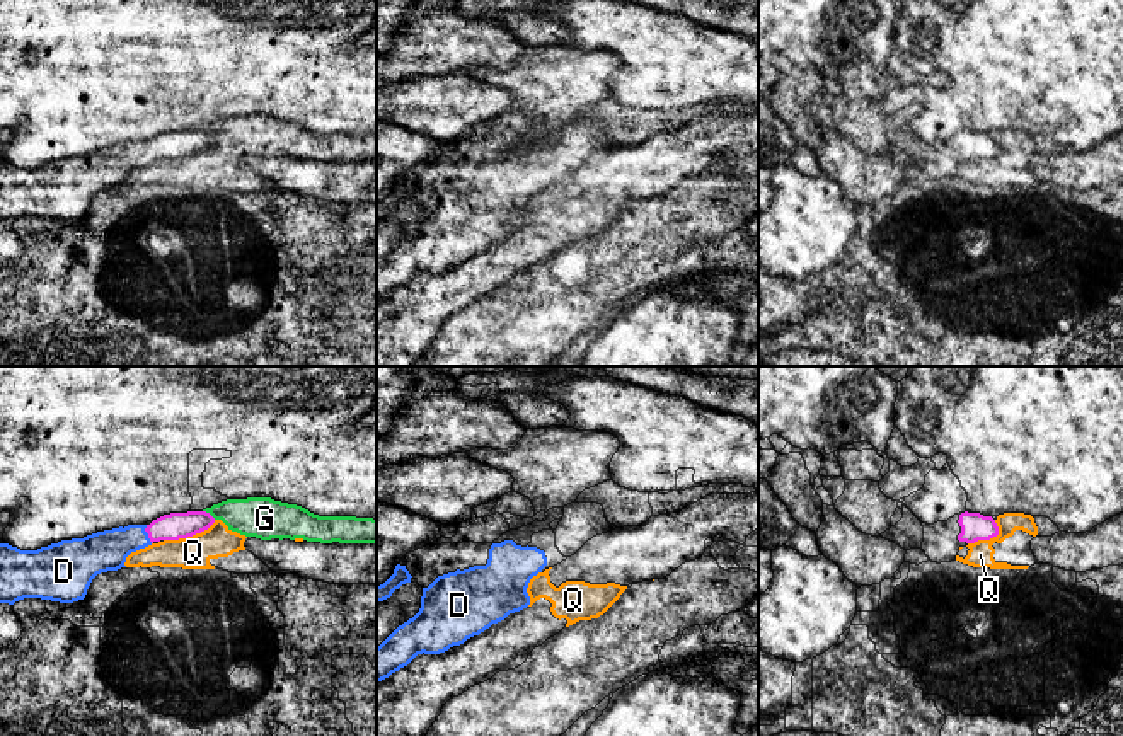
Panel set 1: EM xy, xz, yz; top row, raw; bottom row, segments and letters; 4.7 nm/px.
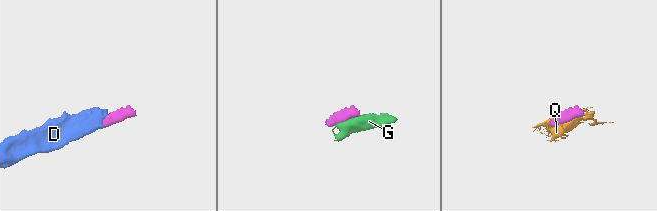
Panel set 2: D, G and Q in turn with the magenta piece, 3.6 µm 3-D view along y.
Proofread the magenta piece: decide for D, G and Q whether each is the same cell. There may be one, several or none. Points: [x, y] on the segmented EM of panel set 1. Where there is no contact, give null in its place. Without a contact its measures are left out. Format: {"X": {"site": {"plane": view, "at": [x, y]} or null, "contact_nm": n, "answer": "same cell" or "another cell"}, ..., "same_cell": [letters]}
{"D": {"site": {"plane": "xy", "at": [147, 532]}, "contact_nm": 90, "answer": "same cell"}, "G": {"site": {"plane": "xy", "at": [208, 513]}, "contact_nm": 80, "answer": "another cell"}, "Q": {"site": {"plane": "xy", "at": [190, 535]}, "contact_nm": 260, "answer": "another cell"}, "same_cell": ["D"]}

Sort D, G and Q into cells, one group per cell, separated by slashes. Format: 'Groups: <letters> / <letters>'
Groups: D / G Q

